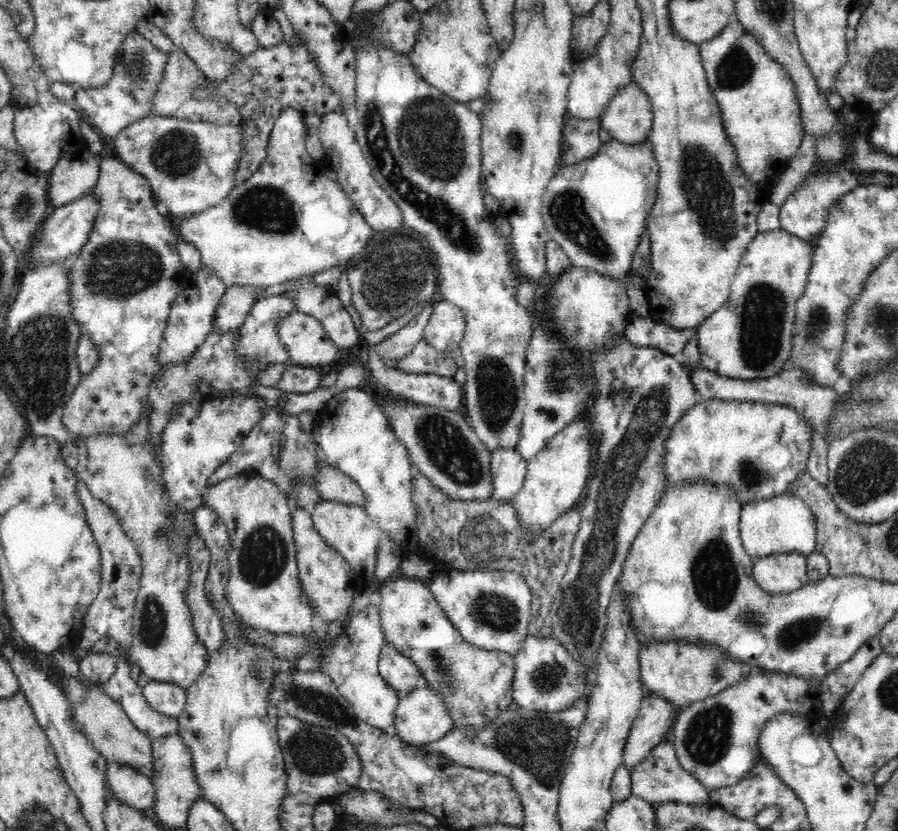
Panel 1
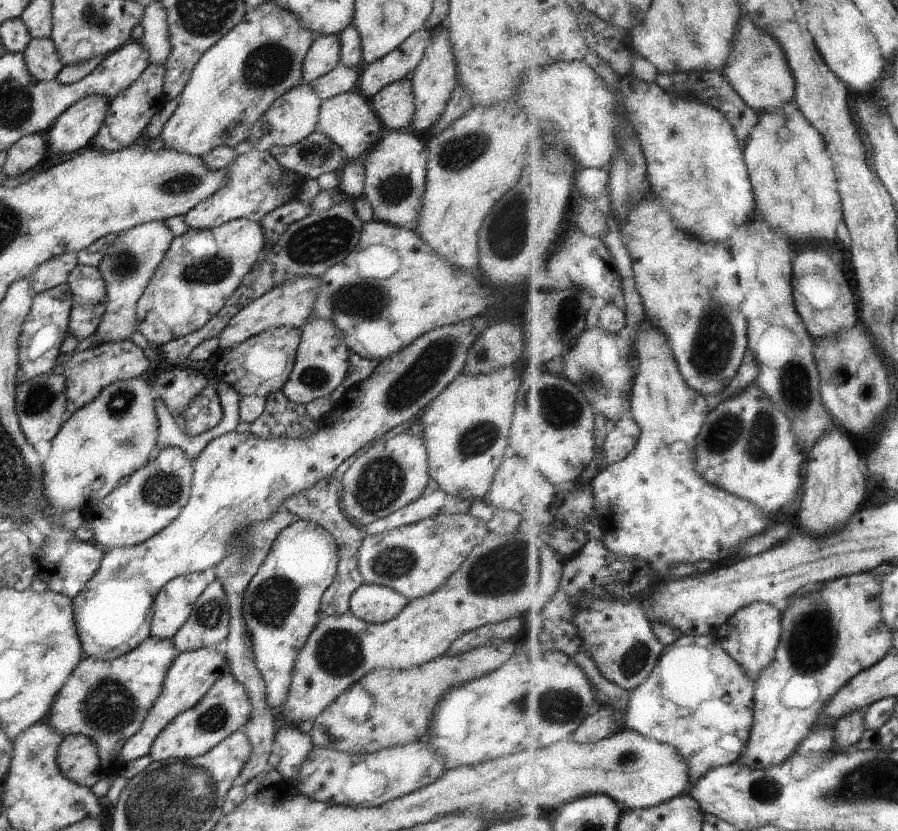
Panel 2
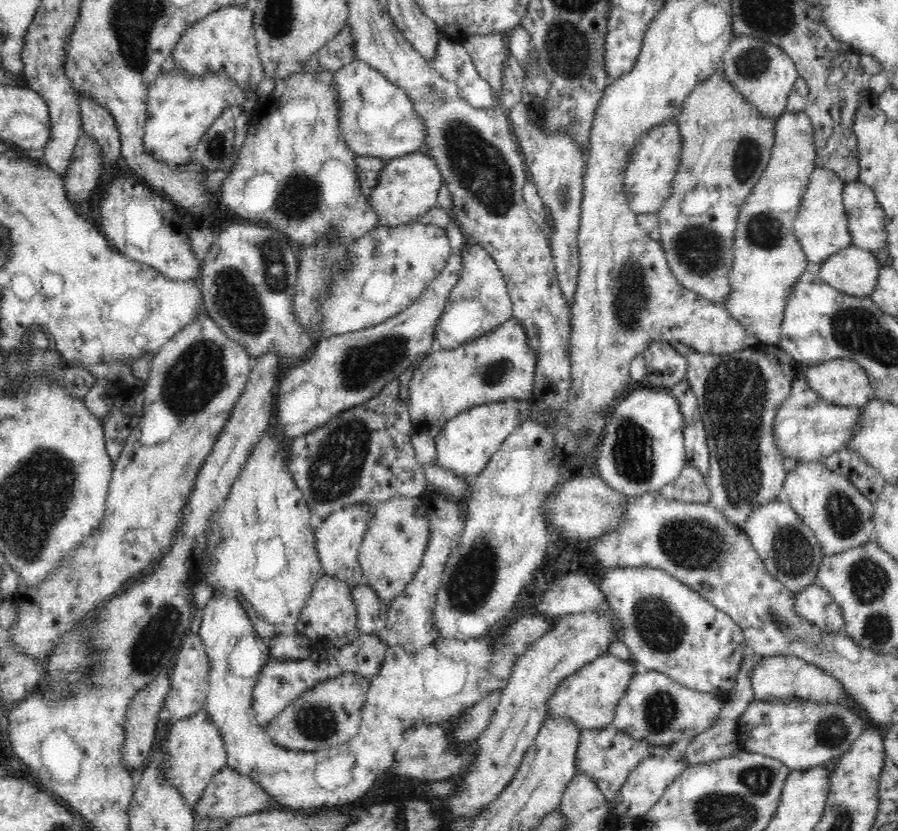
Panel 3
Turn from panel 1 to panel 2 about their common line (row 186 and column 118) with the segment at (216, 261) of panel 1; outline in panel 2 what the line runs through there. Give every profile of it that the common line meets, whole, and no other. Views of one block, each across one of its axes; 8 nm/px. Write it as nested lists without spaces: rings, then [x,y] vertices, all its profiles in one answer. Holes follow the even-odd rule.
[[[163,221],[142,222],[115,236],[95,267],[104,282],[106,303],[93,334],[93,338],[96,339],[89,347],[108,342],[129,341],[131,334],[138,330],[135,314],[137,299],[145,292],[149,279],[153,276],[173,239],[172,232]]]

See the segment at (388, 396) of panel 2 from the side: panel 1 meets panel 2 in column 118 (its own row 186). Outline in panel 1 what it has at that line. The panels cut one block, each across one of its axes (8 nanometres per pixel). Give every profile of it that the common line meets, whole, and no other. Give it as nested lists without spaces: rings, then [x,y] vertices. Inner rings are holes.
[[[609,139],[593,157],[573,165],[561,165],[543,194],[541,214],[550,238],[564,249],[574,266],[597,270],[629,285],[632,254],[638,248],[641,234],[646,233],[646,218],[656,200],[658,174],[659,164],[650,142],[625,144]]]

